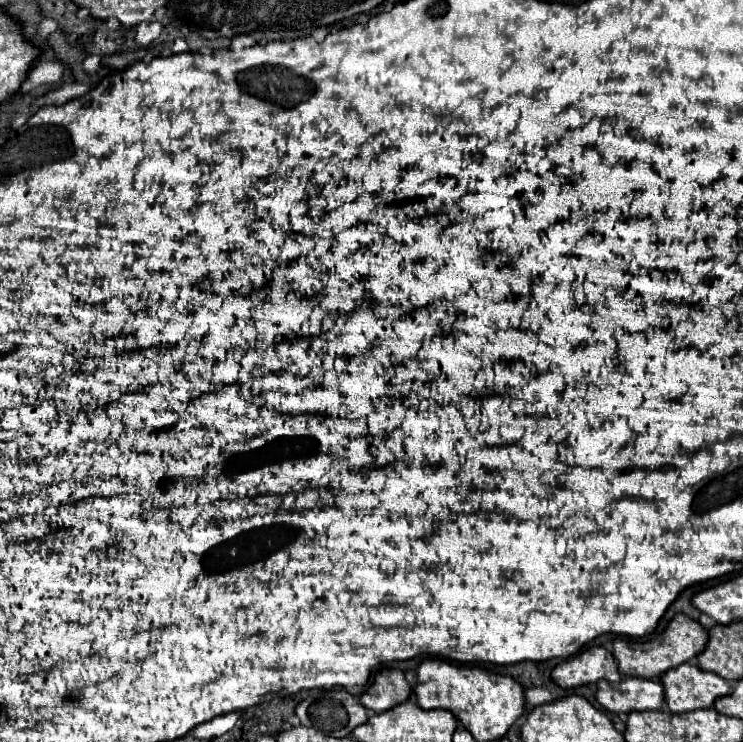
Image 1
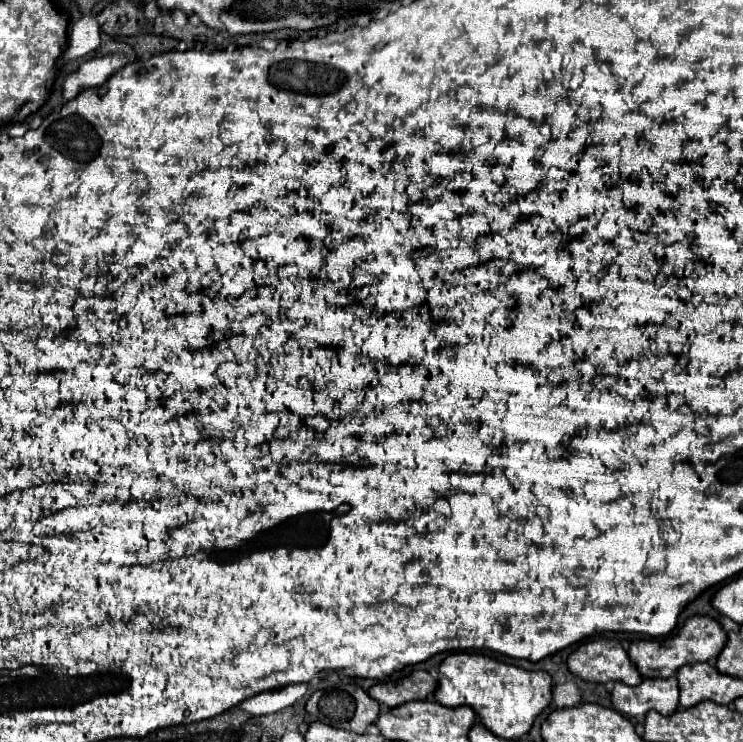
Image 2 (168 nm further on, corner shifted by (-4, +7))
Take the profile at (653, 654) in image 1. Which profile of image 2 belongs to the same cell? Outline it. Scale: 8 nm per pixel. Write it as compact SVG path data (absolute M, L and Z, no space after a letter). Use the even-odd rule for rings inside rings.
M697 614L687 618L683 628L679 628L675 636L665 636L655 640L635 640L629 644L627 652L643 678L669 678L685 664L697 664L697 662L707 662L711 658L717 658L725 640L727 634L717 620Z

